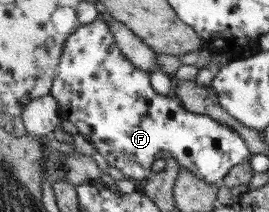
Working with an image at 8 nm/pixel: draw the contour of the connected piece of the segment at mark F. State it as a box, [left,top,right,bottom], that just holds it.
[50,18,253,184]

